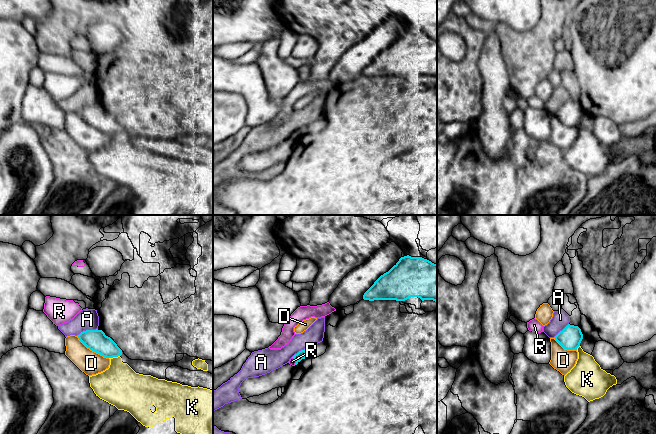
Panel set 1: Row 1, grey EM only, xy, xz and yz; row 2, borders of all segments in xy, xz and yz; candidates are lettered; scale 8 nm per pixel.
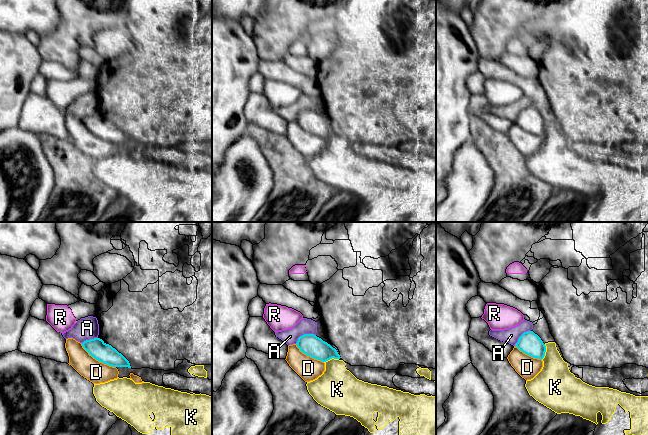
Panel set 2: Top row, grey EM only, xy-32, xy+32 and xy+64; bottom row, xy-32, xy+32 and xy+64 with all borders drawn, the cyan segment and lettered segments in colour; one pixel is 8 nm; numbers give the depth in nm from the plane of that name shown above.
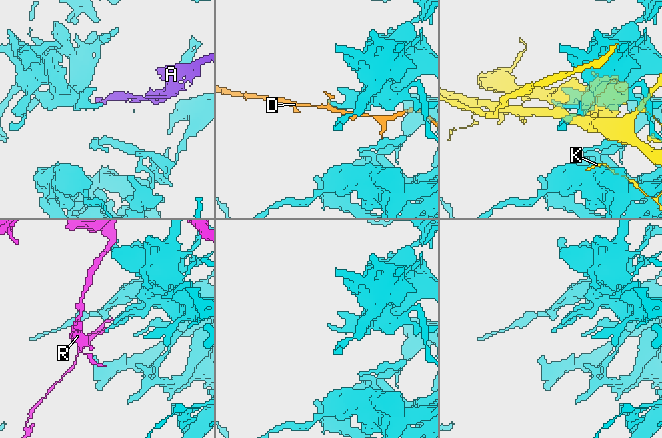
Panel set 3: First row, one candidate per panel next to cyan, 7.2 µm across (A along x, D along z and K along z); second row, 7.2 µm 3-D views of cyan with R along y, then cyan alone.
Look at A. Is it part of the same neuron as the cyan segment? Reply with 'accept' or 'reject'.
reject

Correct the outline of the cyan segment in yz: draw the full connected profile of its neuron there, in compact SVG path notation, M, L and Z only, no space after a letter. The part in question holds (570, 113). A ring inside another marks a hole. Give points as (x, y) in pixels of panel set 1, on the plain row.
M568 100L554 114L564 125L577 126L583 115L583 110L578 102Z

